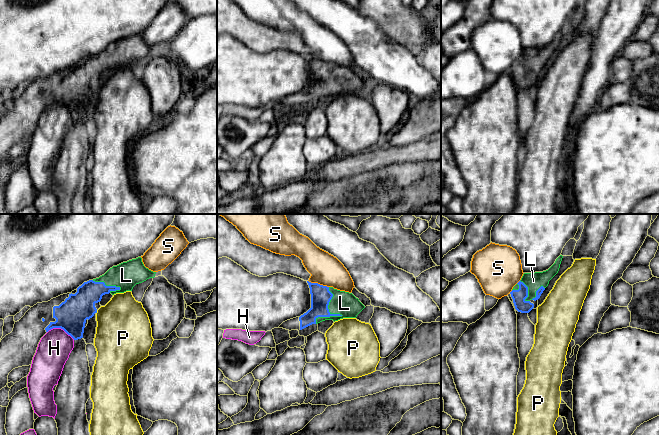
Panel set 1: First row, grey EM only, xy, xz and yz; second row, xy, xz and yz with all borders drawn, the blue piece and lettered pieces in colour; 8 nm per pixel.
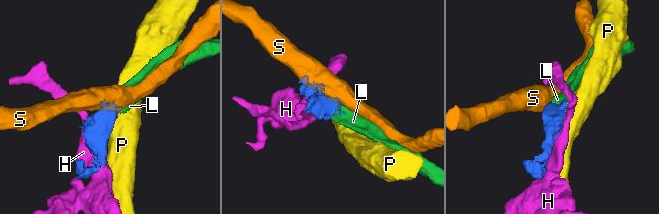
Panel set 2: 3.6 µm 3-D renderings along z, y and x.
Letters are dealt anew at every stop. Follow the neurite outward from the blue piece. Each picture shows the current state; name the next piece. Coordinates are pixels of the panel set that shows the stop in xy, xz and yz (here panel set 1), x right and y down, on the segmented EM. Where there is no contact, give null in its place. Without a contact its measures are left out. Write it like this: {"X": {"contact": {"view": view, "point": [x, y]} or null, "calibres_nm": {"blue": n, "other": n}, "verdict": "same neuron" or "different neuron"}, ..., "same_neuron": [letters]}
{"H": {"contact": {"view": "xy", "point": [61, 328]}, "calibres_nm": {"blue": 260, "other": 260}, "verdict": "different neuron"}, "L": {"contact": {"view": "xz", "point": [328, 310]}, "calibres_nm": {"blue": 160, "other": 190}, "verdict": "same neuron"}, "P": {"contact": {"view": "xy", "point": [96, 312]}, "calibres_nm": {"blue": 260, "other": 440}, "verdict": "different neuron"}, "S": {"contact": {"view": "xz", "point": [317, 283]}, "calibres_nm": {"blue": 160, "other": 260}, "verdict": "different neuron"}, "same_neuron": ["L"]}

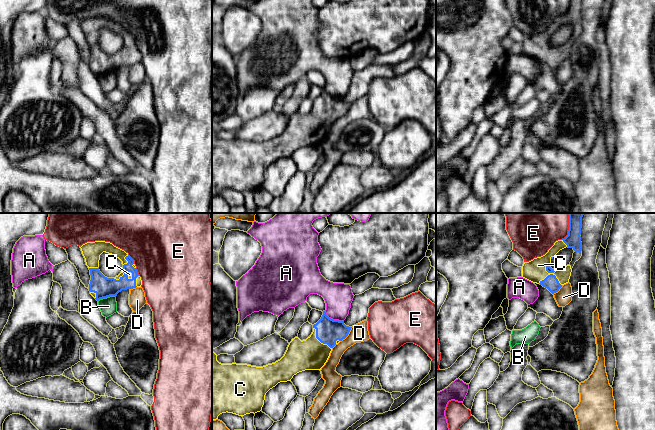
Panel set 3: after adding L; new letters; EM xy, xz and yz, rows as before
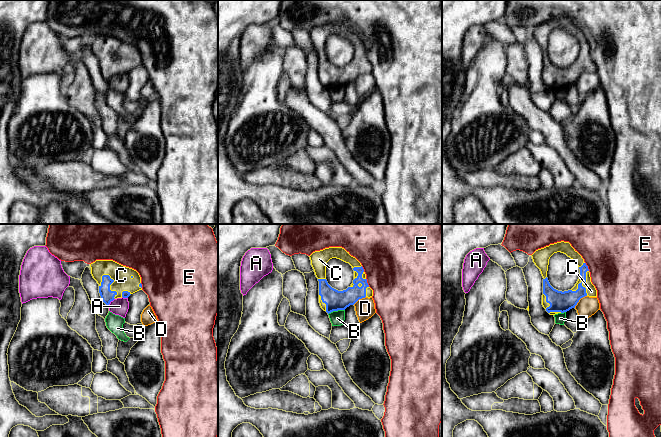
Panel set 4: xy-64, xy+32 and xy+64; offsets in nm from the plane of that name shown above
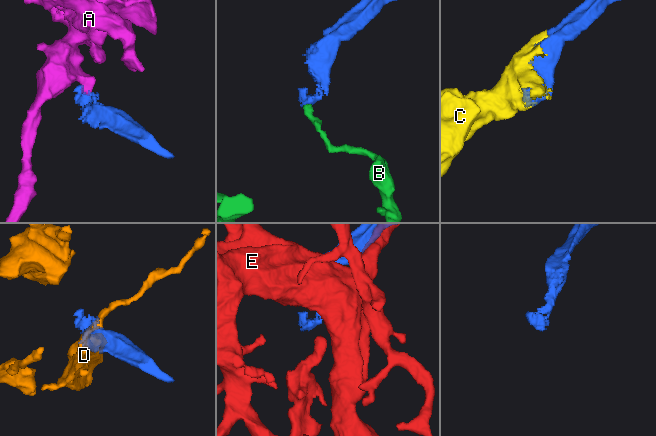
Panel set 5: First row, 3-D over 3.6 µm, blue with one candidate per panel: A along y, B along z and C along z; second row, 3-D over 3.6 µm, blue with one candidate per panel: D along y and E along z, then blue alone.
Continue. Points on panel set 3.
{"A": {"contact": {"view": "xz", "point": [332, 319]}, "calibres_nm": {"blue": 200, "other": 220}, "verdict": "different neuron"}, "B": {"contact": {"view": "xy", "point": [106, 297]}, "calibres_nm": {"blue": 170, "other": 140}, "verdict": "different neuron"}, "C": {"contact": {"view": "yz", "point": [552, 272]}, "calibres_nm": {"blue": 110, "other": 180}, "verdict": "same neuron"}, "D": {"contact": {"view": "xz", "point": [347, 335]}, "calibres_nm": {"blue": 200, "other": 150}, "verdict": "different neuron"}, "E": {"contact": {"view": "xy", "point": [132, 259]}, "calibres_nm": {"blue": 100, "other": 500}, "verdict": "different neuron"}, "same_neuron": ["C"]}

